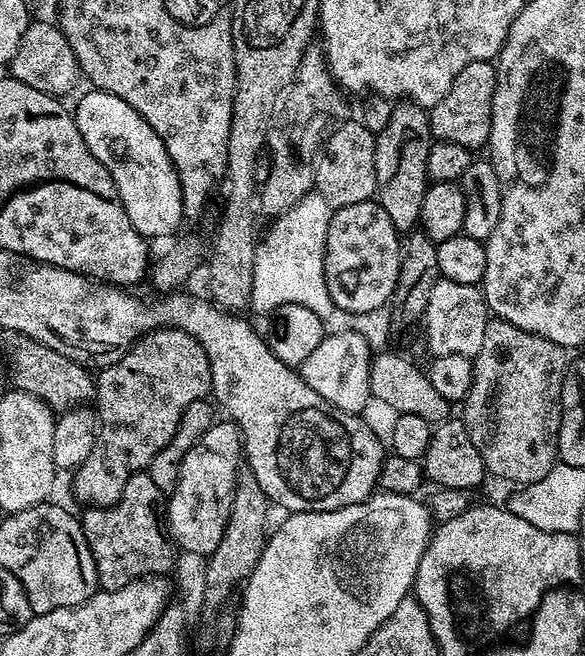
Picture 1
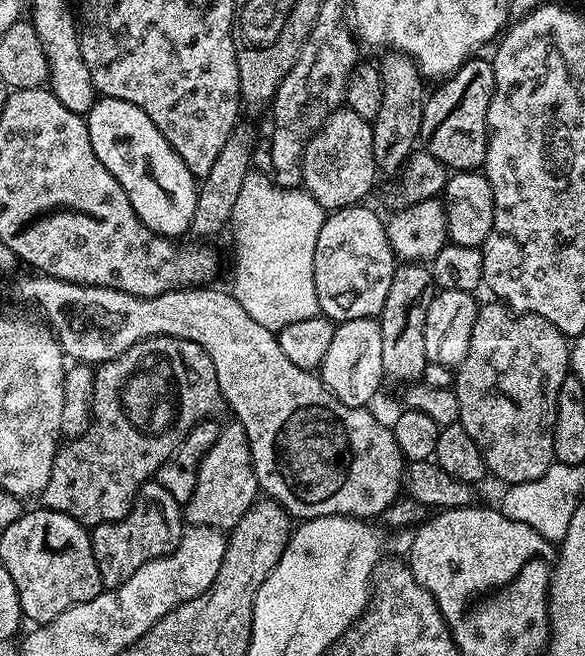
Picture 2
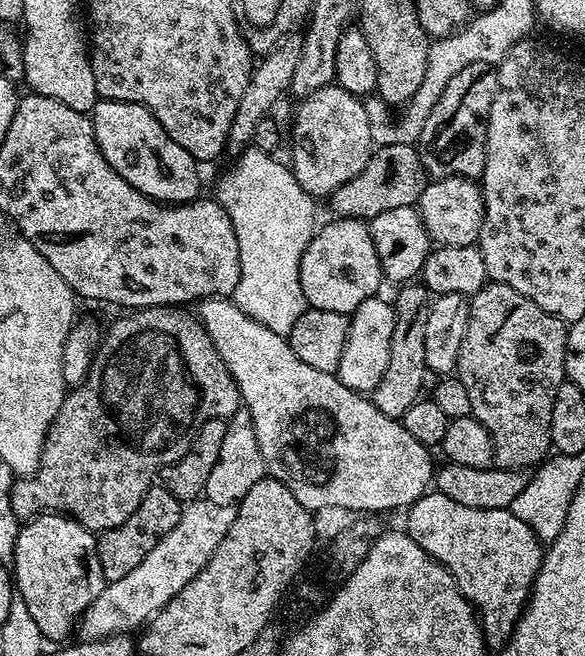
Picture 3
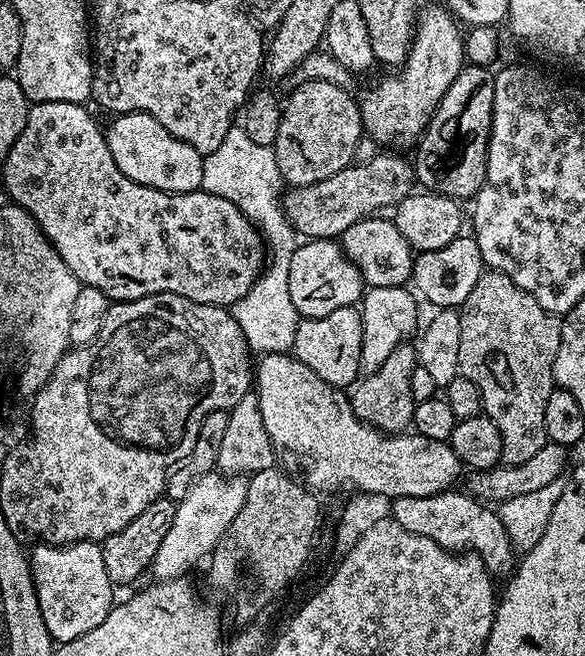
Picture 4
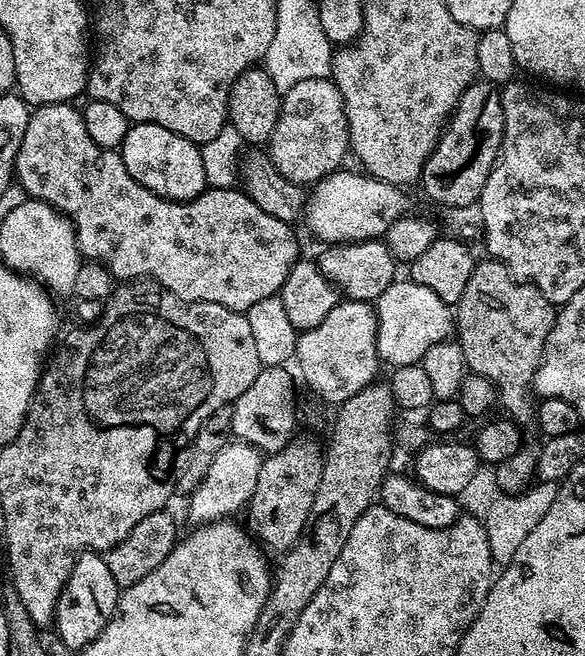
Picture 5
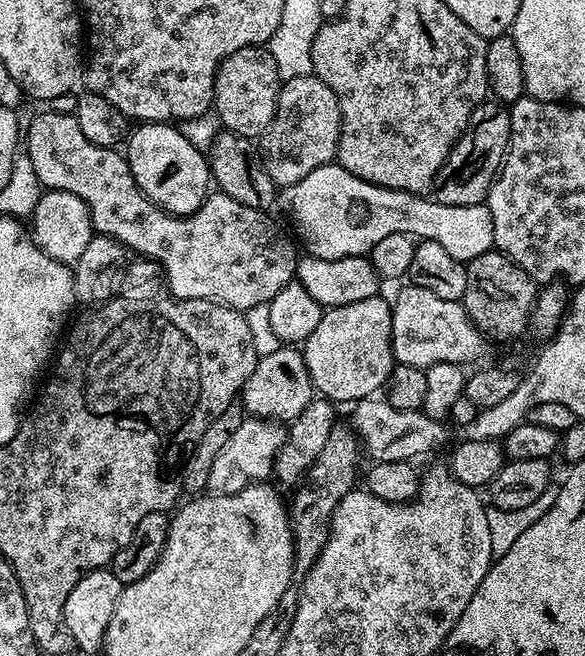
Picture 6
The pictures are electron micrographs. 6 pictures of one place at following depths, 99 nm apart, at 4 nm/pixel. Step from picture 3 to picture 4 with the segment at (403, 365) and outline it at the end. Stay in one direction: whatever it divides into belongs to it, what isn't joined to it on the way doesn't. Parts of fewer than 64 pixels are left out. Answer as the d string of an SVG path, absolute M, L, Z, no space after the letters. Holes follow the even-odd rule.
M408 342L399 344L390 354L390 358L386 358L386 362L382 362L382 366L378 366L378 370L357 379L351 389L350 399L356 417L362 422L374 426L379 432L407 433L416 409L416 399L414 394L410 394L410 374L414 374L417 367L415 347Z

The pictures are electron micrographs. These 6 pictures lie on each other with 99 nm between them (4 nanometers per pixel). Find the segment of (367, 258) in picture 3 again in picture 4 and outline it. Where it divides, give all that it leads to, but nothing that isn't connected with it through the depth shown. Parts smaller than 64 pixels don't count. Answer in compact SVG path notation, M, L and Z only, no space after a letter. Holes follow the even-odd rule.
M305 239L290 258L290 299L300 318L322 318L338 308L355 305L366 291L358 266L335 239Z

